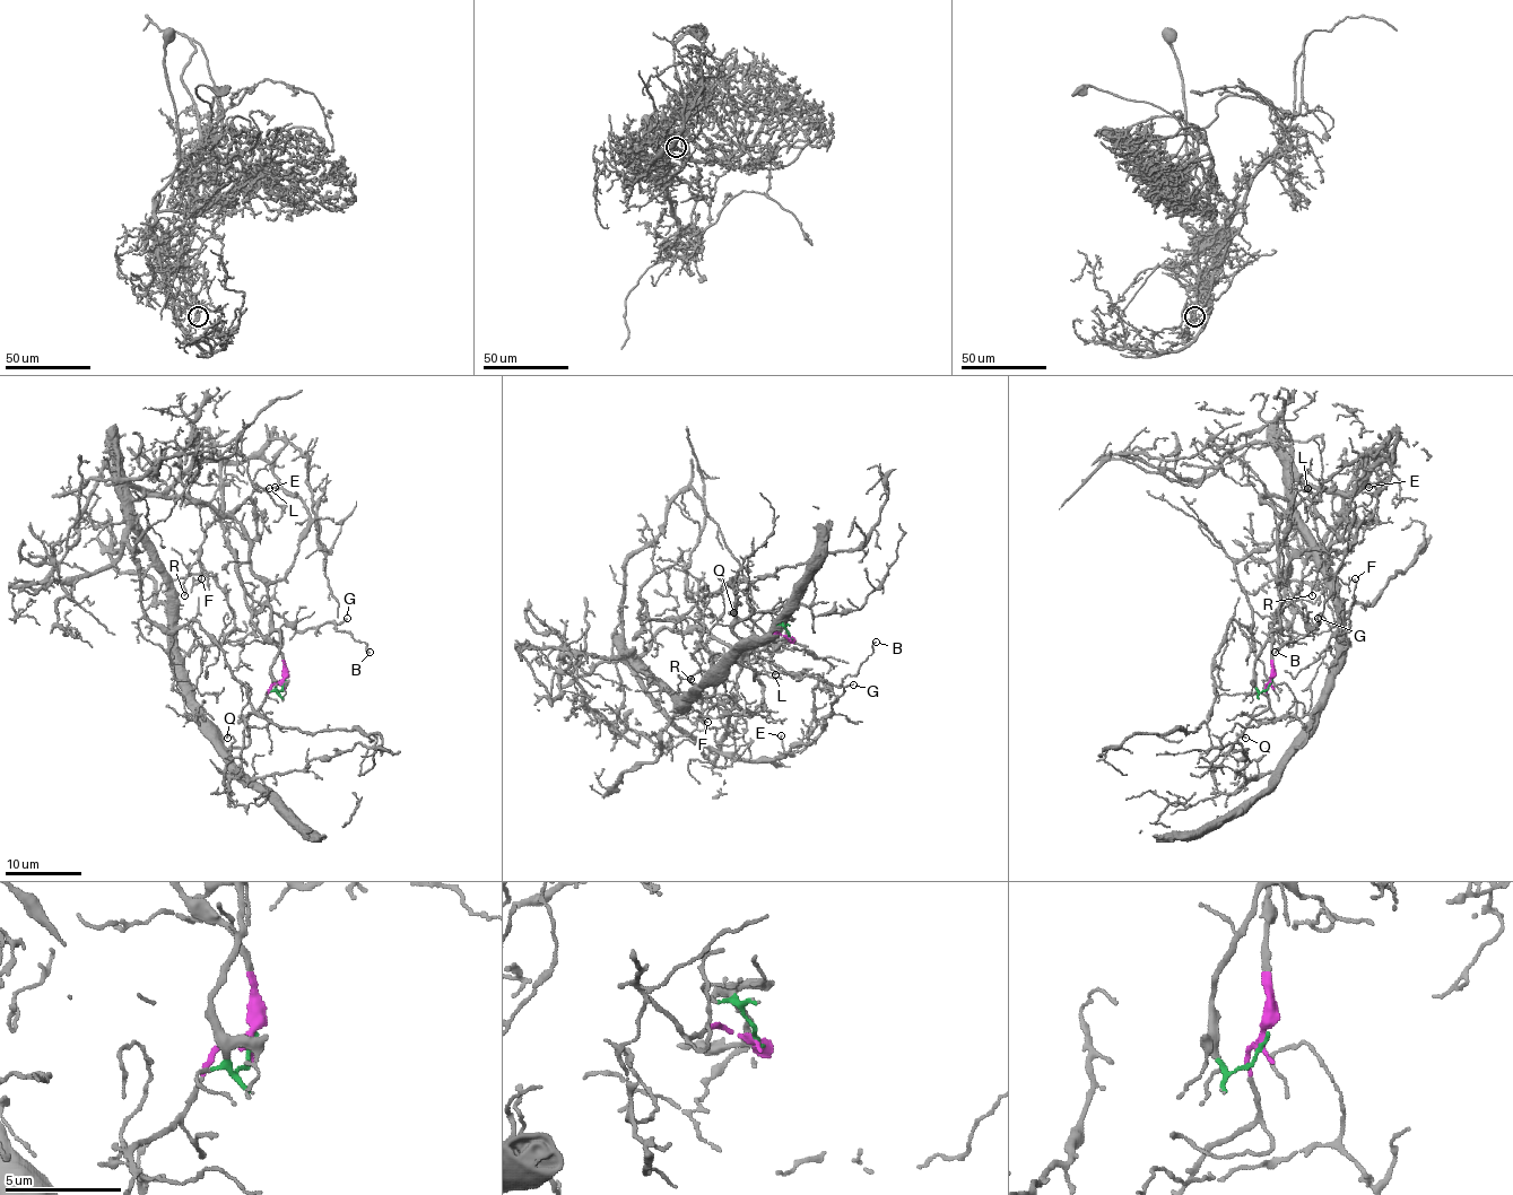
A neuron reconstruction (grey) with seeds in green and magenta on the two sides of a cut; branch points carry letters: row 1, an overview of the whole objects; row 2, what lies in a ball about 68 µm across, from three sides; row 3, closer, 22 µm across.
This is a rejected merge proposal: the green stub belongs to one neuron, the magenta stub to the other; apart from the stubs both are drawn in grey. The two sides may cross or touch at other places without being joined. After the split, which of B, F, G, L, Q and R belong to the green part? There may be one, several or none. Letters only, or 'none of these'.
F, L, Q

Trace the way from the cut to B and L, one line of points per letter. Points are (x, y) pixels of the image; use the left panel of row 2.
B: (283, 681), (284, 656), (255, 626), (248, 595), (297, 629), (332, 622), (370, 653)
L: (283, 683), (278, 692), (271, 664), (280, 634), (267, 586), (233, 516), (269, 487)

